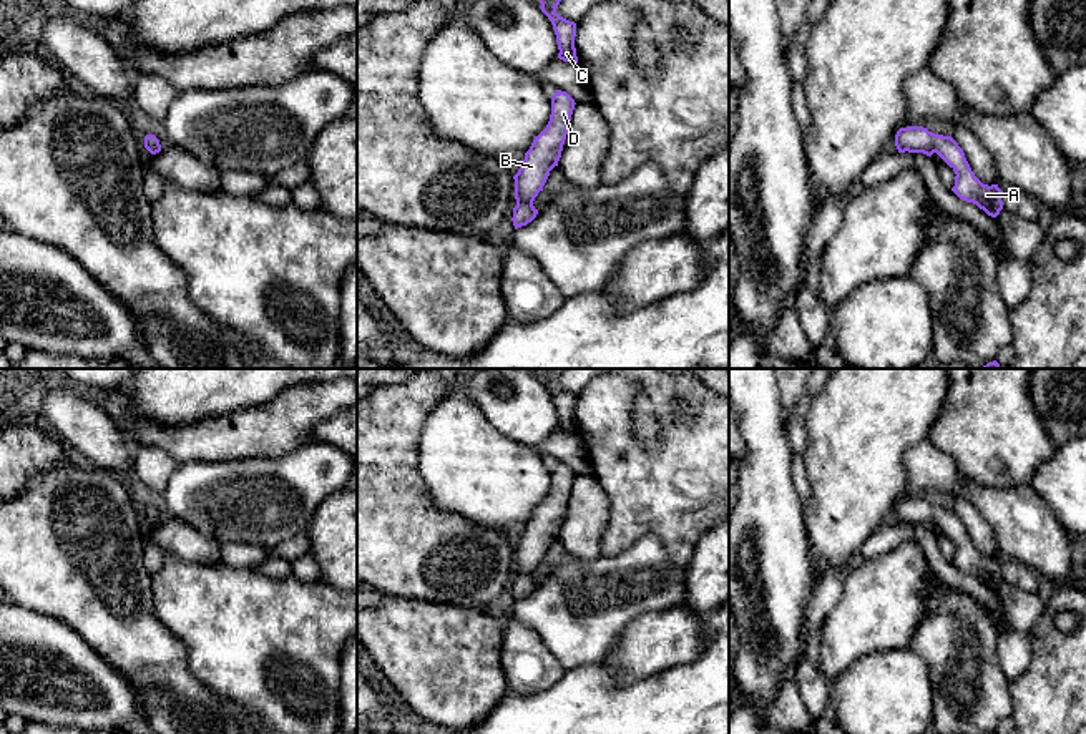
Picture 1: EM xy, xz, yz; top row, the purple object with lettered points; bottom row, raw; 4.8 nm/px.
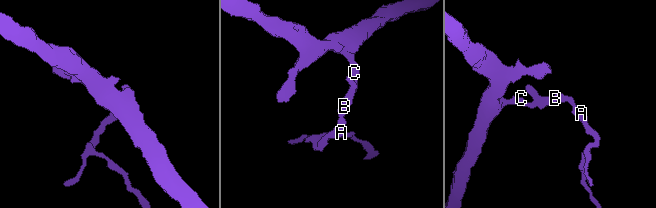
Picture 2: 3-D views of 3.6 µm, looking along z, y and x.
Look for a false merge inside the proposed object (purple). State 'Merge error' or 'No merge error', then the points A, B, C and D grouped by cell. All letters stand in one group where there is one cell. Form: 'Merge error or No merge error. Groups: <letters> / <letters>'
No merge error. Groups: A B C D

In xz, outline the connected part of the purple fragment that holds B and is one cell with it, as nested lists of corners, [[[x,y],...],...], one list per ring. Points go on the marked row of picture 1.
[[[556,90],[551,98],[550,121],[535,136],[518,173],[513,176],[516,206],[513,208],[511,221],[515,229],[526,226],[538,214],[533,201],[543,191],[550,171],[558,166],[575,105],[575,100],[566,91]]]

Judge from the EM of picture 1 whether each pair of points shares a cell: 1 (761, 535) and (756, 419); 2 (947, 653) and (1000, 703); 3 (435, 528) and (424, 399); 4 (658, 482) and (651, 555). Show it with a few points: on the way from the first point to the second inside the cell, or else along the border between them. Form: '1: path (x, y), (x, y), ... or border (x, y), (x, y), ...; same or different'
1: path (761, 507), (761, 447); same
2: path (958, 668), (968, 676), (975, 676), (985, 688); same
3: path (404, 497), (404, 430); same
4: border (618, 553), (643, 535), (653, 533), (678, 565); different

